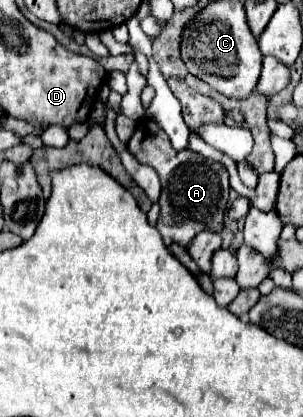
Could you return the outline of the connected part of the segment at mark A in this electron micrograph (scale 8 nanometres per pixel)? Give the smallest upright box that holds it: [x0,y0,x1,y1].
[127,118,229,246]

